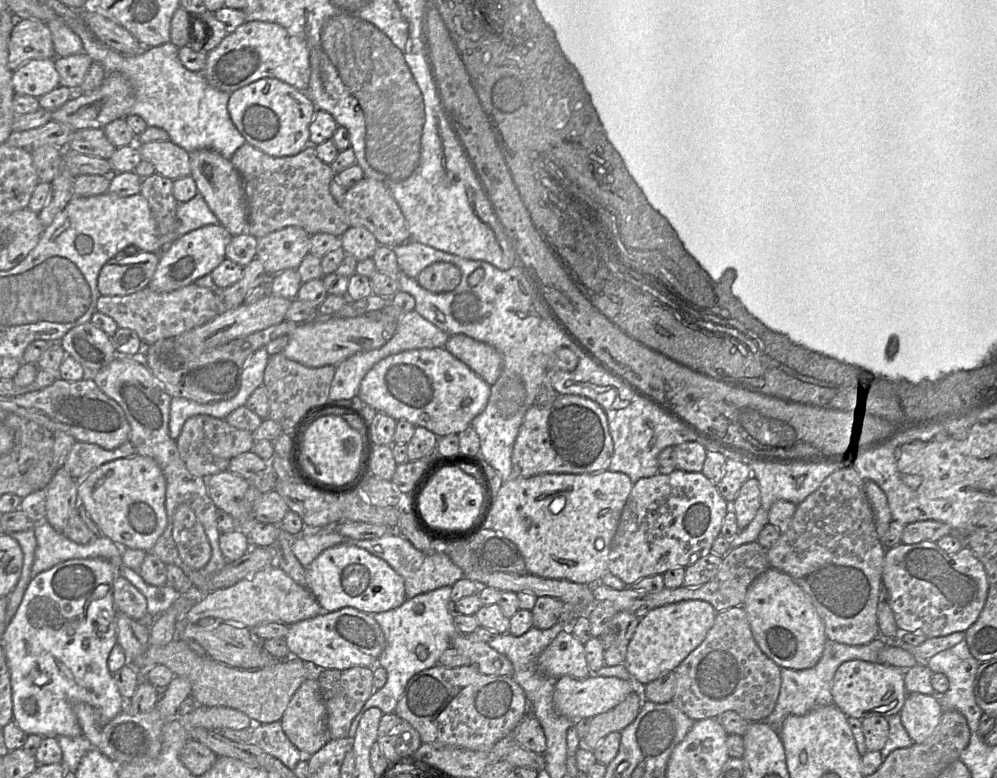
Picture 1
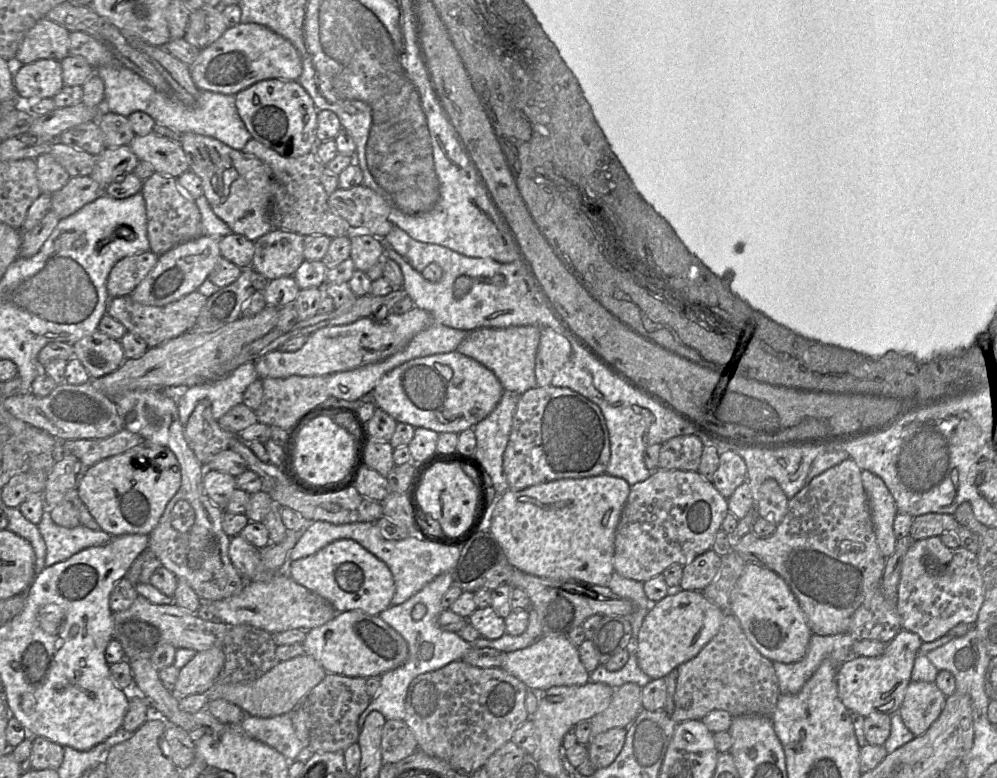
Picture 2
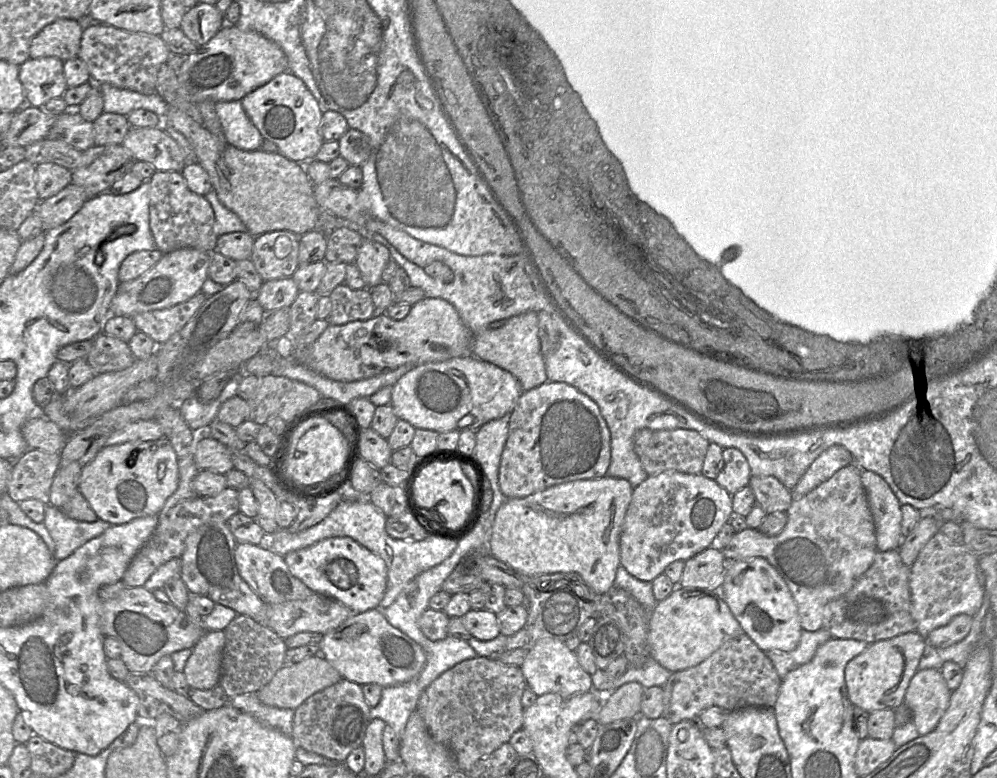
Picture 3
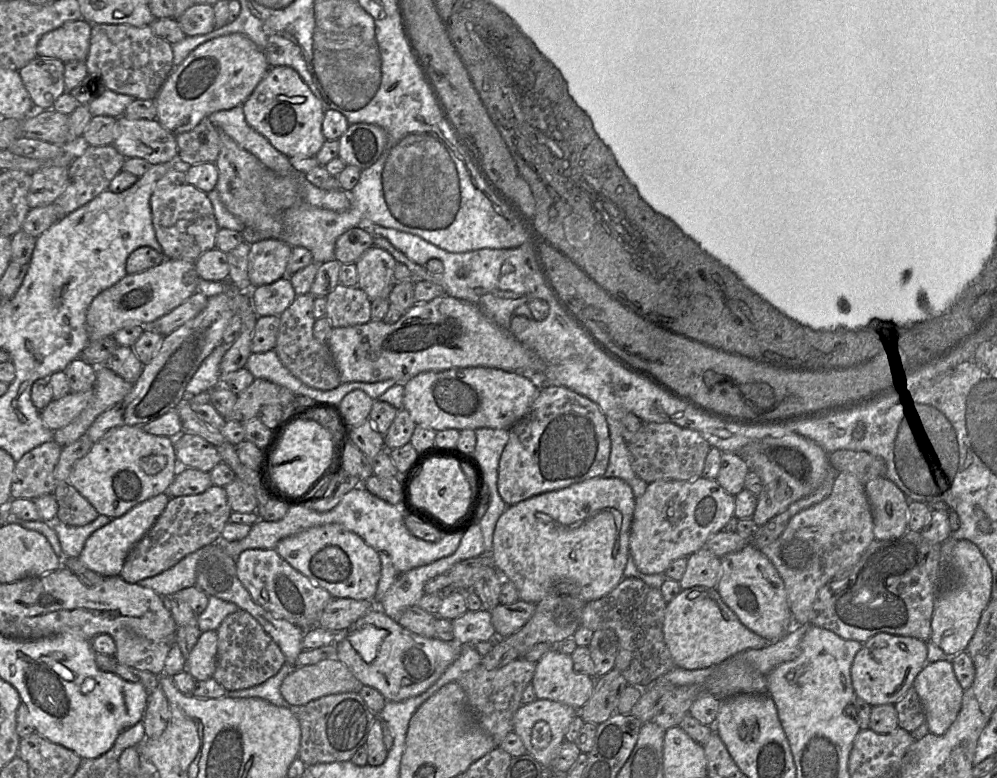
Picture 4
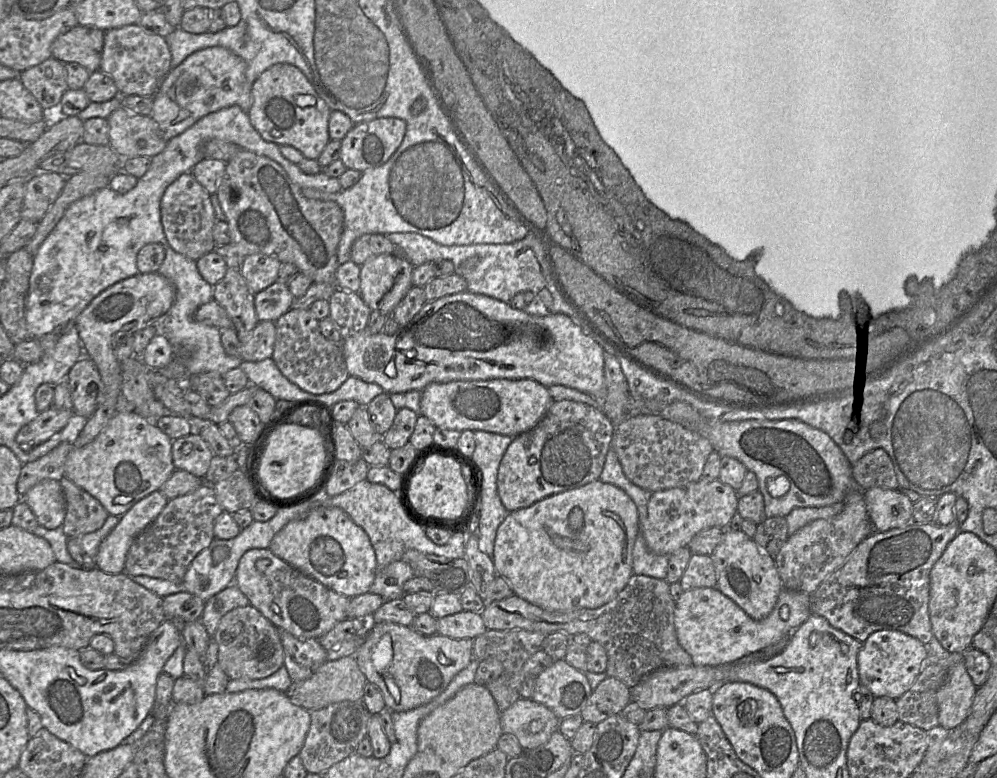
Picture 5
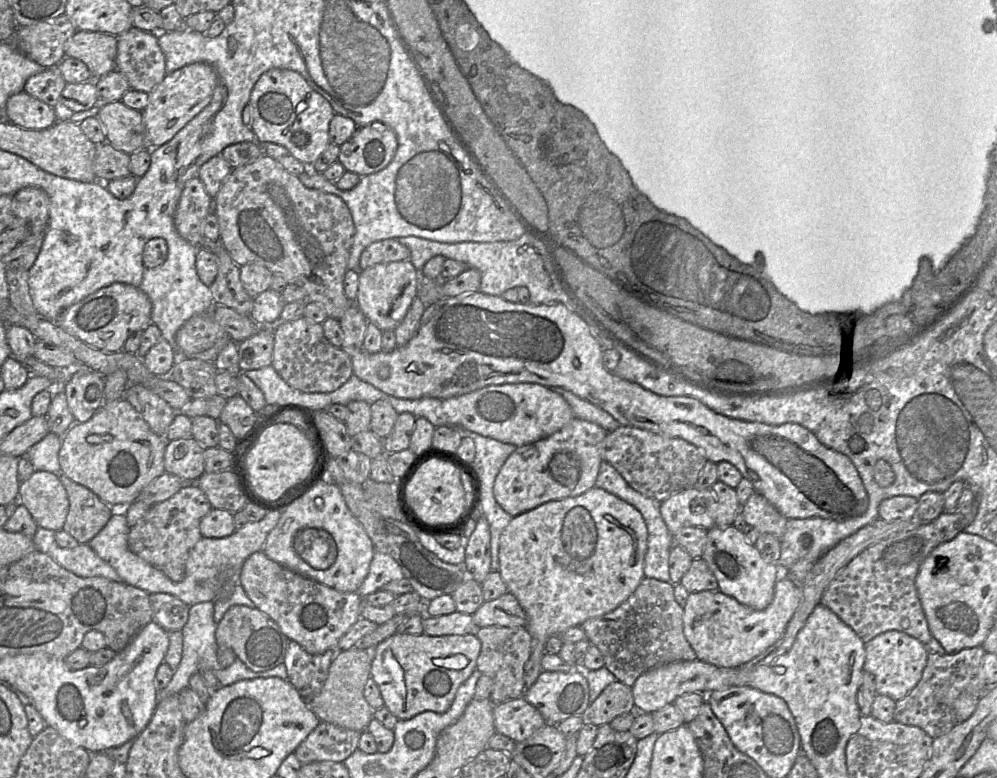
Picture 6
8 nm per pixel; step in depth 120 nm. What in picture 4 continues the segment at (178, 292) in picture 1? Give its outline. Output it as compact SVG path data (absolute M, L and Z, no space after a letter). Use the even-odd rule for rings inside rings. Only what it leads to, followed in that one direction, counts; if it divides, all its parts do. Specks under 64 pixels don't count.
M196 291L171 312L152 322L150 327L163 336L167 336L174 330L197 316L207 305L208 297L201 291Z

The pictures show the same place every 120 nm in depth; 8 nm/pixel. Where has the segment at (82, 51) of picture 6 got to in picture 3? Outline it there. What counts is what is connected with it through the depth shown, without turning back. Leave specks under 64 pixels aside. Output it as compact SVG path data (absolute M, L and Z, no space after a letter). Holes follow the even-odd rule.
M57 19L31 40L30 58L57 57L67 61L78 57L84 28L79 19Z

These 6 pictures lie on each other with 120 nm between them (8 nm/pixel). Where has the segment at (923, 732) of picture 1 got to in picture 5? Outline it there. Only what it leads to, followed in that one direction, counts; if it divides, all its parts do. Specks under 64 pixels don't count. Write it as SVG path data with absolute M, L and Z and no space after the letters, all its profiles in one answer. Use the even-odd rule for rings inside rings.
M964 663L954 665L937 692L939 726L953 730L960 725L971 709L976 690Z

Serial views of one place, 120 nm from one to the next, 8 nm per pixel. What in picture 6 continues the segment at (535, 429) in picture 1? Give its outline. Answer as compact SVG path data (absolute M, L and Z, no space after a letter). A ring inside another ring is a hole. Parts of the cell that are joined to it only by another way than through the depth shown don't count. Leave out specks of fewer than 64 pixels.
M574 417L568 424L554 434L517 447L501 467L493 487L494 498L500 507L512 517L528 512L553 500L575 497L595 486L600 465L601 443L608 432L595 423Z

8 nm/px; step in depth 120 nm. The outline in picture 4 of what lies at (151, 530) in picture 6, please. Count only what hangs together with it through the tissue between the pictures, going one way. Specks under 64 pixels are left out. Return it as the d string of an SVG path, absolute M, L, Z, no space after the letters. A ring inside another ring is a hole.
M212 485L197 495L170 497L150 530L130 550L120 576L128 583L138 583L171 568L188 554L219 541L231 513L226 490L221 486Z

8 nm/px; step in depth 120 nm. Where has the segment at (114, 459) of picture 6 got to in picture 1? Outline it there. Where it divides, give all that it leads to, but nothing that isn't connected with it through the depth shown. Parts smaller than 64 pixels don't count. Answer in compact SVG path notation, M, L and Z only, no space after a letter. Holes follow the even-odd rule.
M134 455L105 463L84 477L78 485L78 500L101 534L121 547L151 552L167 526L166 481L151 457Z

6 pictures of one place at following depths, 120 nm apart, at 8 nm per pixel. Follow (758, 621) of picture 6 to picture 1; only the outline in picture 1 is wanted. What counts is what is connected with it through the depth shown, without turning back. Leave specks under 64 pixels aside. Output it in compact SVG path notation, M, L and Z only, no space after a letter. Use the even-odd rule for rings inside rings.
M683 600L649 611L636 628L627 646L625 667L631 676L648 684L675 668L697 648L714 624L718 612L703 600Z

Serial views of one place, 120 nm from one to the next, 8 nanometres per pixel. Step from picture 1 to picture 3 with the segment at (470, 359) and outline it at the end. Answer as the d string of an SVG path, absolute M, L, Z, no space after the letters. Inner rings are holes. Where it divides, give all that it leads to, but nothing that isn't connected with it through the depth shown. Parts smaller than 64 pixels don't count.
M525 312L506 321L491 323L489 328L474 335L471 354L510 372L524 392L548 381L538 337L537 312Z

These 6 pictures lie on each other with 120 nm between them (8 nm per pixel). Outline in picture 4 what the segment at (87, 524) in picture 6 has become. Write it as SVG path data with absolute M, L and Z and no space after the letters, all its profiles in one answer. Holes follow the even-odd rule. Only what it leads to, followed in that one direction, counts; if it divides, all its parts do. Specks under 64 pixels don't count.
M67 481L57 482L53 495L58 504L58 521L70 526L84 526L100 514L93 505Z

